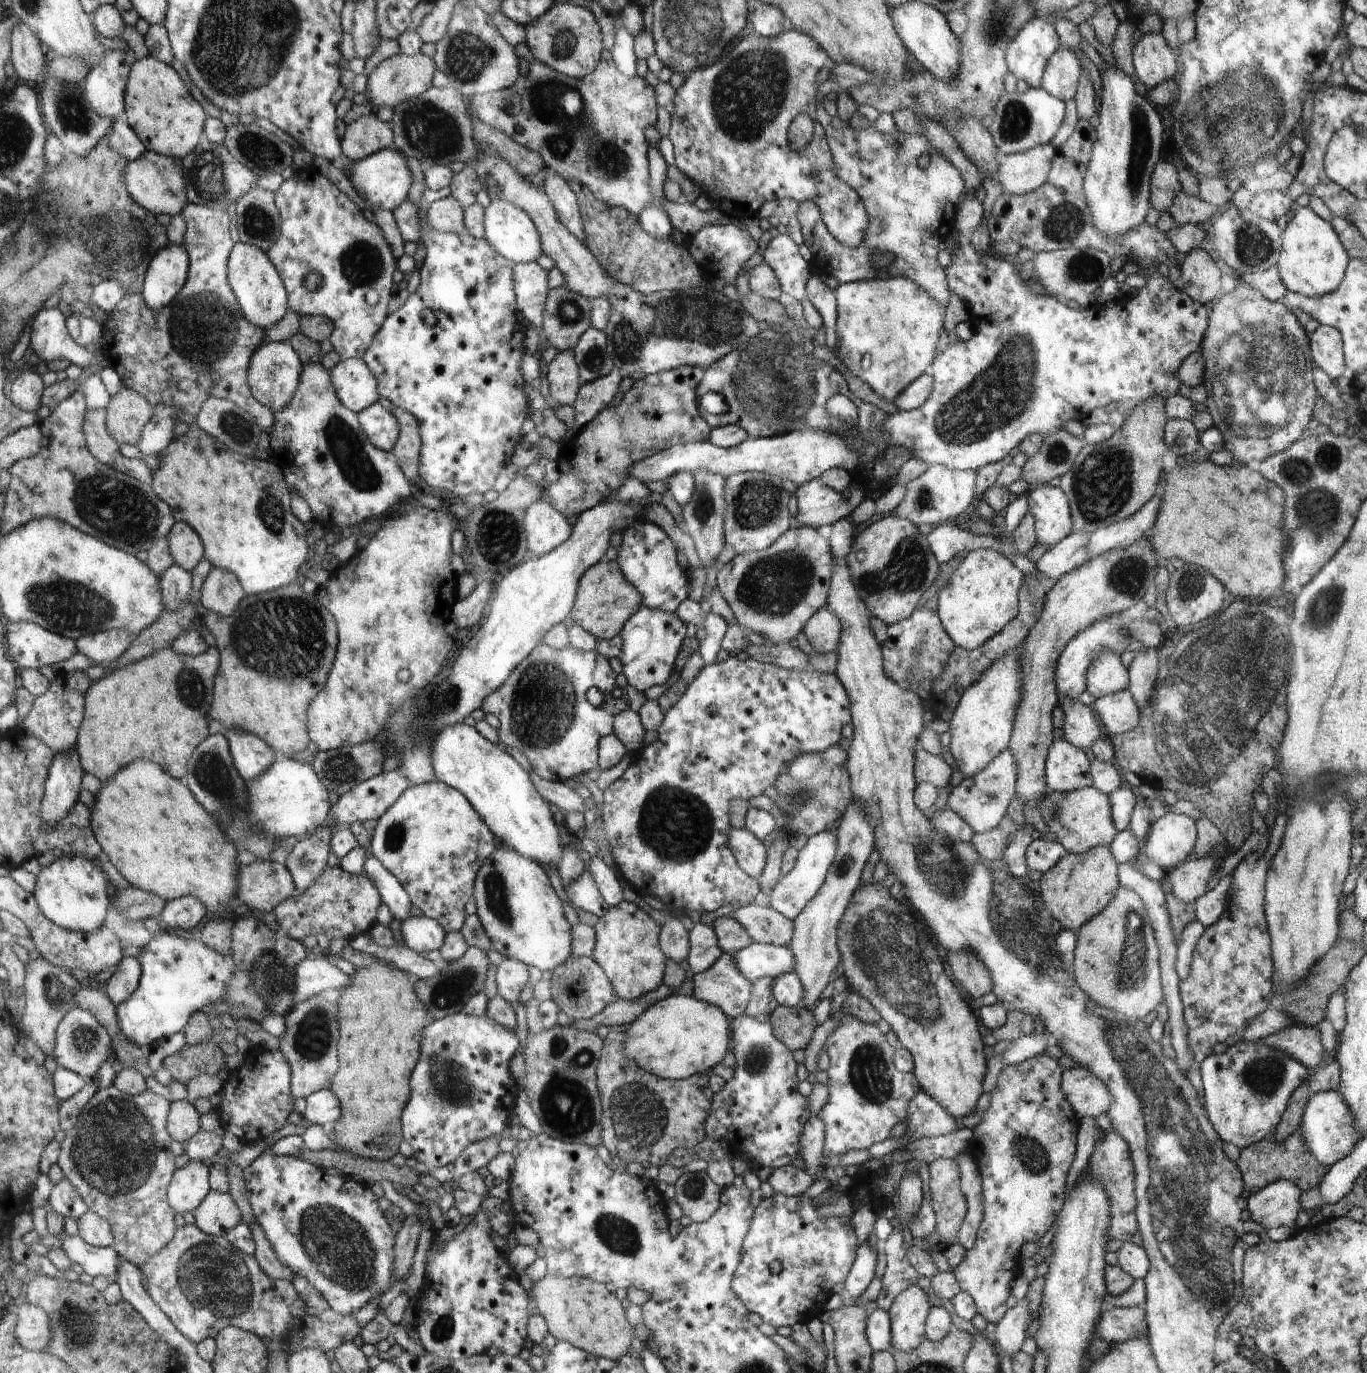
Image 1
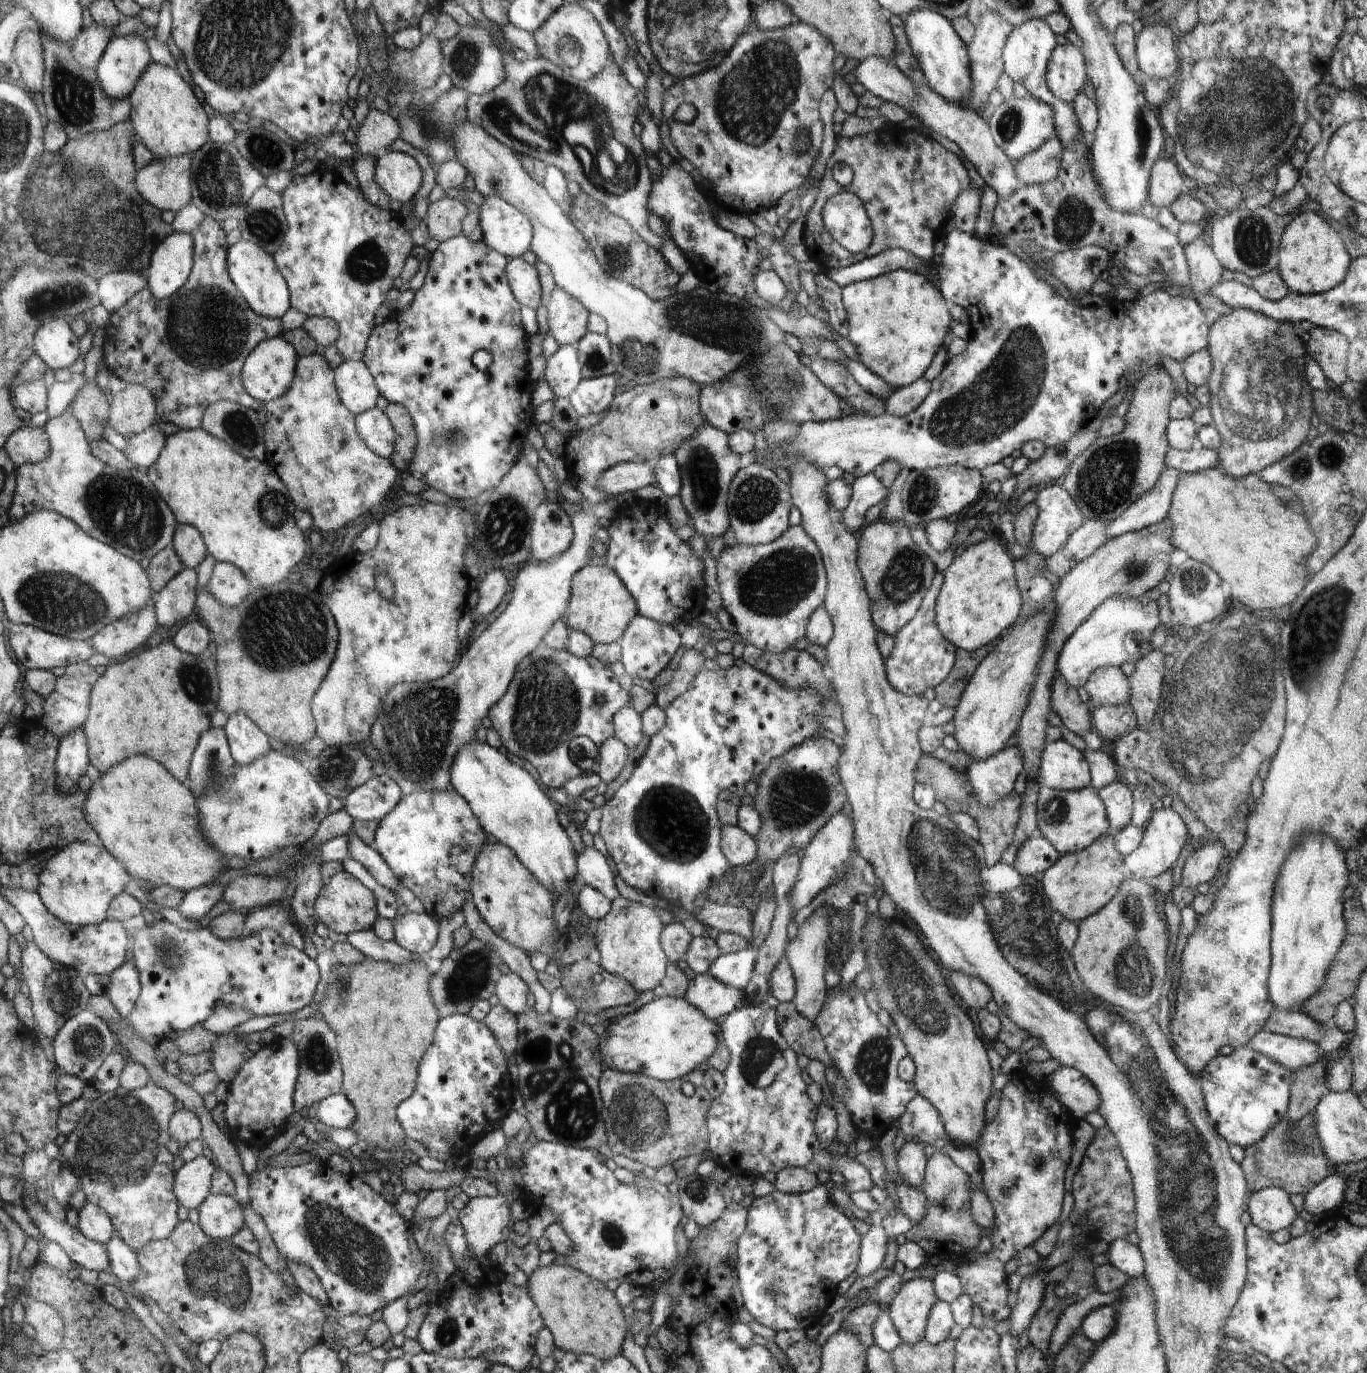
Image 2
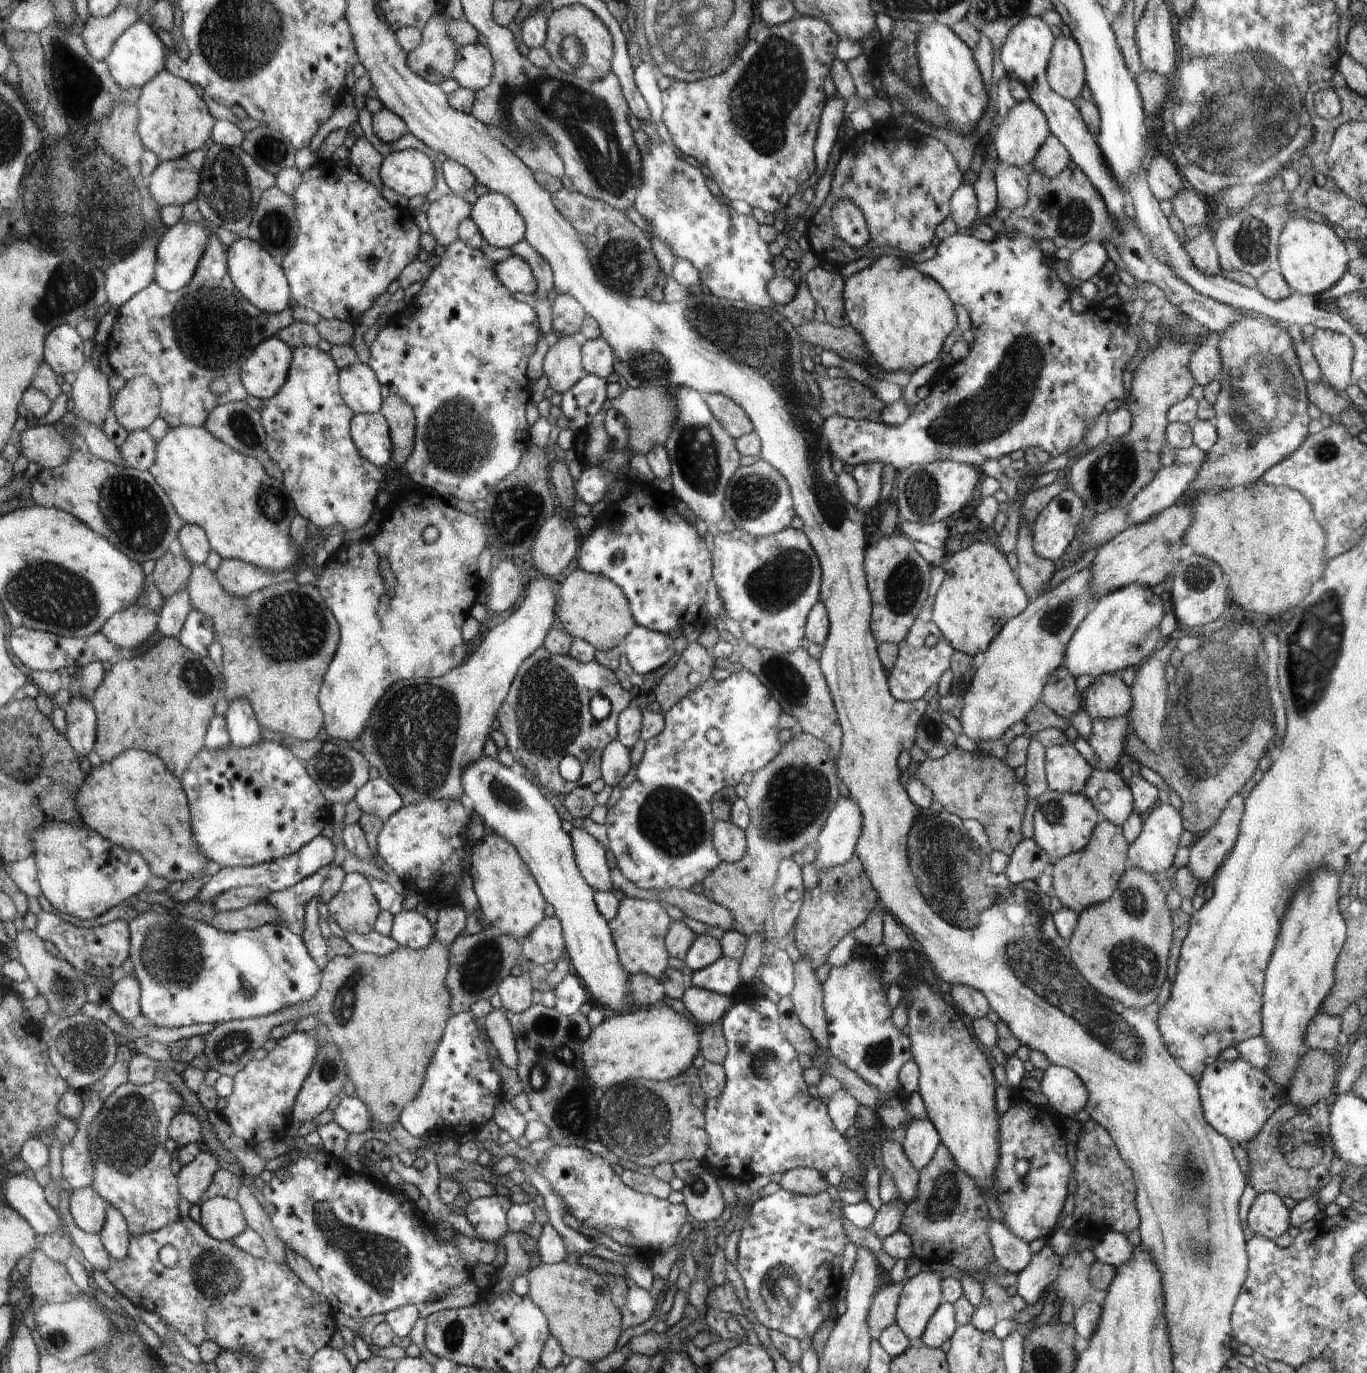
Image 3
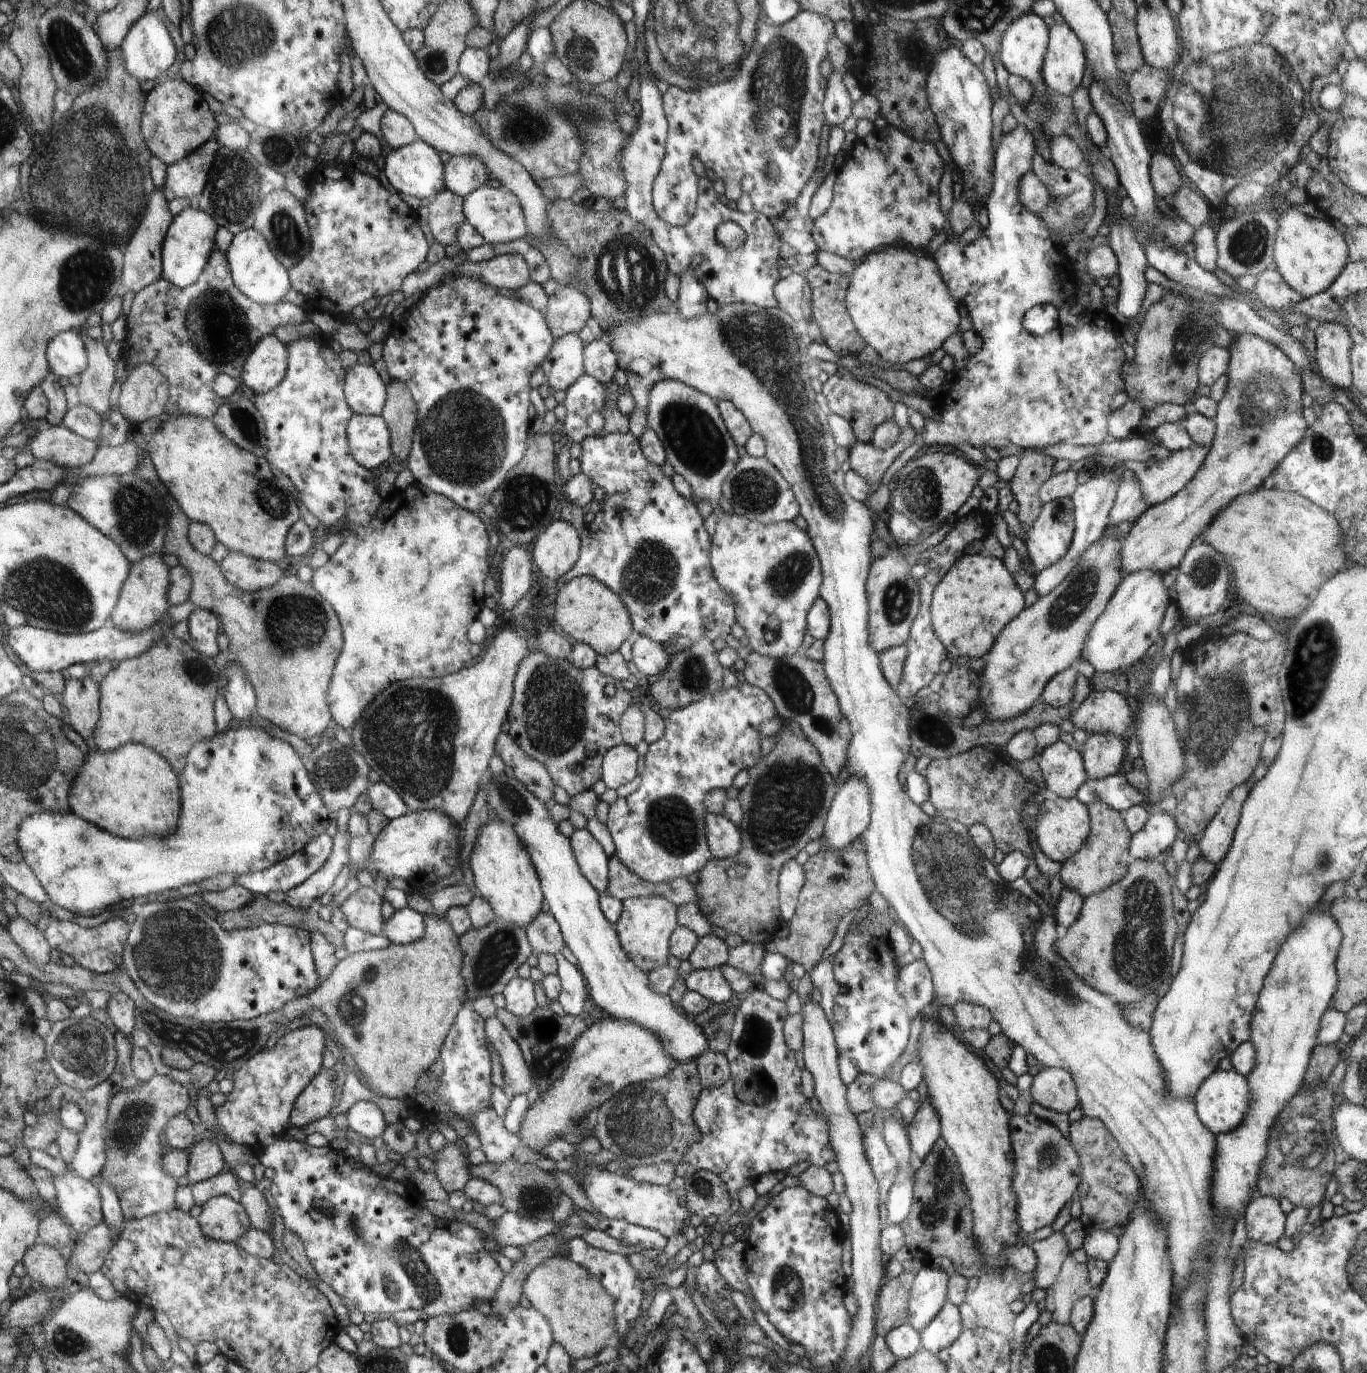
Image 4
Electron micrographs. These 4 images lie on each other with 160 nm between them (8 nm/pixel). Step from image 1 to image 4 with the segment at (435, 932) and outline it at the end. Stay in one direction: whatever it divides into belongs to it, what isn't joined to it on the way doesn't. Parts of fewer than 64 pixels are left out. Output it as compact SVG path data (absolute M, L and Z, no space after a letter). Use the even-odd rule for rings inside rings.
M406 906L386 919L385 930L381 932L391 943L410 944L425 933L425 917L422 913Z

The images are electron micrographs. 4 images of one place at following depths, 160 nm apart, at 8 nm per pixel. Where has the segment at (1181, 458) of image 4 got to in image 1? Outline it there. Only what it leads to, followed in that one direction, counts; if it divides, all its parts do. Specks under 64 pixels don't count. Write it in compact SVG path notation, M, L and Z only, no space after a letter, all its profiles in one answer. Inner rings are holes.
M1161 491L1144 504L1136 514L1089 534L1088 552L1091 558L1102 556L1110 550L1124 550L1138 542L1146 530L1156 523L1160 509Z

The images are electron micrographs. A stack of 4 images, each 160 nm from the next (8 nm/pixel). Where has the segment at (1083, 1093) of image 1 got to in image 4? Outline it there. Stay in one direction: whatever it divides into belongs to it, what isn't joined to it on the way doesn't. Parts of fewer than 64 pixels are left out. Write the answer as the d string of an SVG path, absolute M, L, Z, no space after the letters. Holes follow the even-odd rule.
M1045 1067L1033 1076L1030 1092L1033 1102L1054 1112L1070 1112L1078 1106L1072 1075L1064 1069Z

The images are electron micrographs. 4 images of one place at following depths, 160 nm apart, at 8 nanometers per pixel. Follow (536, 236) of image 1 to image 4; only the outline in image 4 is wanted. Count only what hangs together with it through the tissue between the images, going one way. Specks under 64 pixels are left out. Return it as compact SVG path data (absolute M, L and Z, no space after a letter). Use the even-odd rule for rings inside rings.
M482 185L464 197L465 220L480 233L480 236L490 244L510 242L511 240L524 239L529 236L524 208L519 198L508 189Z

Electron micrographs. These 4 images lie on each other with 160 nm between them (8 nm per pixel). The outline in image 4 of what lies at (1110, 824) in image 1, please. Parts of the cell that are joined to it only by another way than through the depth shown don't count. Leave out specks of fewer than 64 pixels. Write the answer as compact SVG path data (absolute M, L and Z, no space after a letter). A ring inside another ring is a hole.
M1047 795L1041 804L1041 812L1037 817L1036 840L1038 848L1048 858L1061 864L1076 855L1085 846L1086 838L1089 838L1090 823L1088 818L1088 806L1076 797L1065 799L1059 796Z

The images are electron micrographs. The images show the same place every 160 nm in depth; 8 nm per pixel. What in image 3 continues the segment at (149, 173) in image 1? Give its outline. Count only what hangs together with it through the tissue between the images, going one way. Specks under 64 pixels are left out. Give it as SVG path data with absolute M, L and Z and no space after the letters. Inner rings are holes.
M210 145L181 159L163 161L154 173L151 190L161 206L186 206L201 195L202 173Z

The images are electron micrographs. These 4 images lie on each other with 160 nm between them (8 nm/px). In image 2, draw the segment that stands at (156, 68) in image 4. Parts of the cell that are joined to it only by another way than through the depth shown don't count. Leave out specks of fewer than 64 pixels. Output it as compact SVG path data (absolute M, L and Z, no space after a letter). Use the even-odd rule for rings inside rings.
M137 34L114 37L97 68L106 92L115 99L131 97L152 62L144 37Z

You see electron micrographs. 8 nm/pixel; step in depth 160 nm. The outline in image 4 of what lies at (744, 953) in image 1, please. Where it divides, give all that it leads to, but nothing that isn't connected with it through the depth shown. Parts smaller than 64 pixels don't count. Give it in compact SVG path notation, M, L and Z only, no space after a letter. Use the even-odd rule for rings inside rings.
M721 967L713 969L694 969L684 976L688 991L704 995L712 1004L724 1004L732 998L733 989L725 979Z

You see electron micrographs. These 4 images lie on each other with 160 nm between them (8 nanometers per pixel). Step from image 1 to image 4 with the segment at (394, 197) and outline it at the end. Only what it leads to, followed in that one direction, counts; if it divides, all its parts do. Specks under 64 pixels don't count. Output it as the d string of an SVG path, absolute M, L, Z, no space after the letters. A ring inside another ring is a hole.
M418 138L416 142L407 144L405 147L392 149L385 158L384 176L387 178L388 185L394 187L395 191L401 196L410 195L420 200L422 198L432 200L440 194L440 190L444 191L444 167L436 149L431 144Z

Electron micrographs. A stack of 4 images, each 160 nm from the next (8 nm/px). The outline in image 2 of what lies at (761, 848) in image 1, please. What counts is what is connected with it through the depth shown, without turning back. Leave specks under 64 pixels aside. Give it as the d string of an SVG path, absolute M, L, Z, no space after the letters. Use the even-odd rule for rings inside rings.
M721 825L721 848L734 867L749 865L757 856L757 841L736 825Z

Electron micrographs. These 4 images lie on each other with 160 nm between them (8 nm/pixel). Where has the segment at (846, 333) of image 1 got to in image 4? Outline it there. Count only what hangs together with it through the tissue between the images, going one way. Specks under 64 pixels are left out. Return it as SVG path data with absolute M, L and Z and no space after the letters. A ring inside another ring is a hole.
M890 245L872 251L856 264L846 305L866 346L872 346L893 364L924 359L936 352L950 334L958 332L960 324L954 294L944 282L937 262L902 250L902 246Z

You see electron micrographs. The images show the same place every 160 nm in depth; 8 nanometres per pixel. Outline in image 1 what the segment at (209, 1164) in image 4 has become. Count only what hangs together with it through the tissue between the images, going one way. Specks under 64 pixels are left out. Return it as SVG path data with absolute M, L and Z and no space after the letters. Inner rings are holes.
M190 1161L177 1171L169 1189L170 1206L177 1214L196 1212L212 1192L211 1169L200 1161Z

